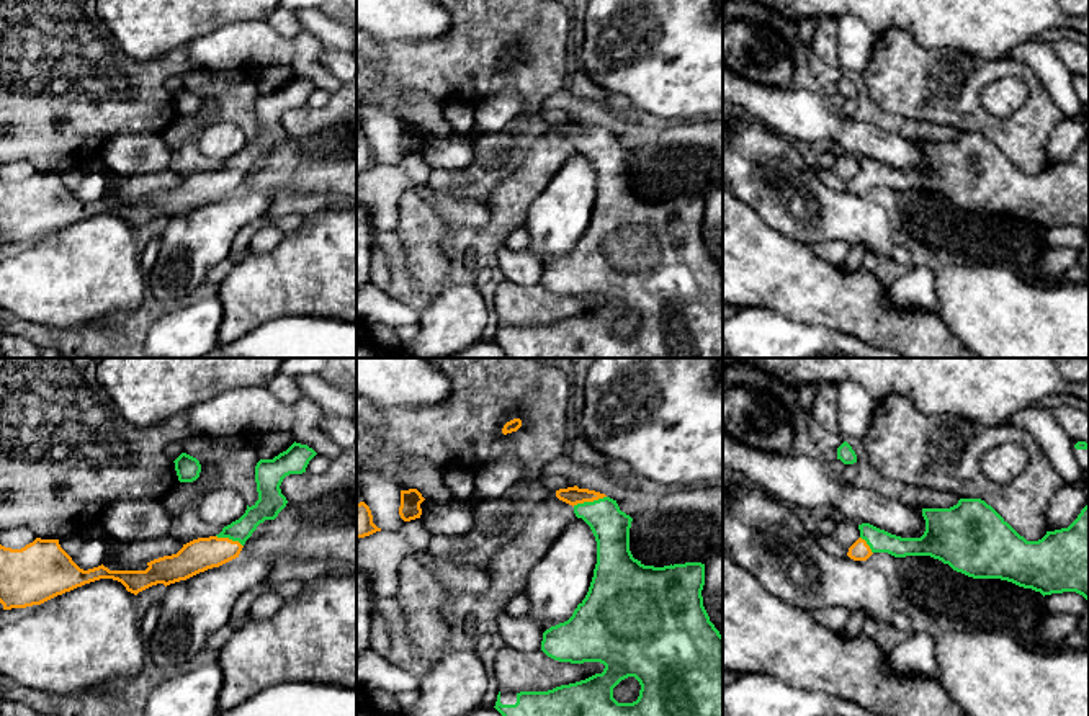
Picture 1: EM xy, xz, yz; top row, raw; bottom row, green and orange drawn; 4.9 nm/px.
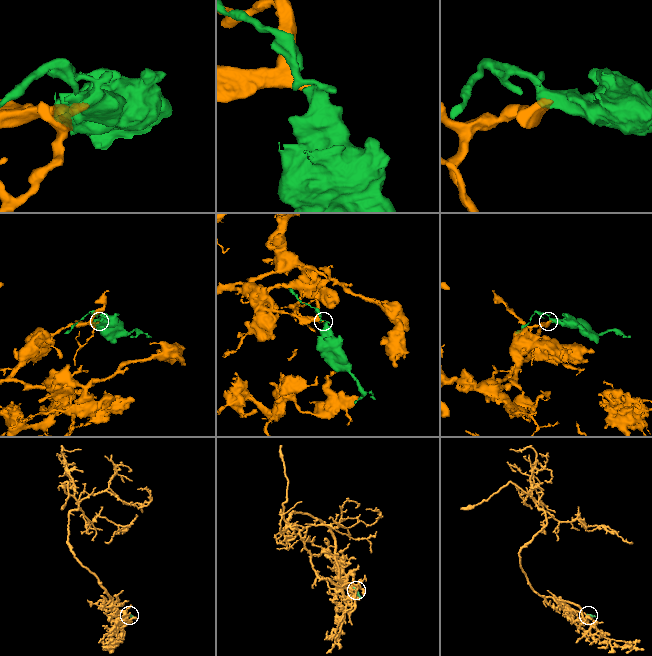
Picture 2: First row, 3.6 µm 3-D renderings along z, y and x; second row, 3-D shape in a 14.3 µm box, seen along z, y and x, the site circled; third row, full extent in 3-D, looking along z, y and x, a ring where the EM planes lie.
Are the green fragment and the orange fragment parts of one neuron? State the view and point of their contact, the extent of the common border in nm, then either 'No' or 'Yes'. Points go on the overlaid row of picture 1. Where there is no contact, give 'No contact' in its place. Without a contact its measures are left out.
Touches green at xz (589, 502). Shared border 180 nm. Yes

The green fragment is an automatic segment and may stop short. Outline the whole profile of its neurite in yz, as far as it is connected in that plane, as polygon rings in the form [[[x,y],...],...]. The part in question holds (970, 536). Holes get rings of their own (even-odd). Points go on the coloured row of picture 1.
[[[960,499],[950,508],[922,508],[922,517],[925,531],[921,538],[901,538],[870,523],[858,525],[860,538],[847,556],[854,561],[867,561],[873,553],[930,556],[973,579],[1007,580],[1043,597],[1076,592],[1089,600],[1089,502],[1068,528],[1046,531],[1038,541],[1027,541],[981,499]]]

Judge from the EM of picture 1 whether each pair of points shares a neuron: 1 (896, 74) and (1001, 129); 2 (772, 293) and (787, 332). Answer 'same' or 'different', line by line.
1: same
2: different

